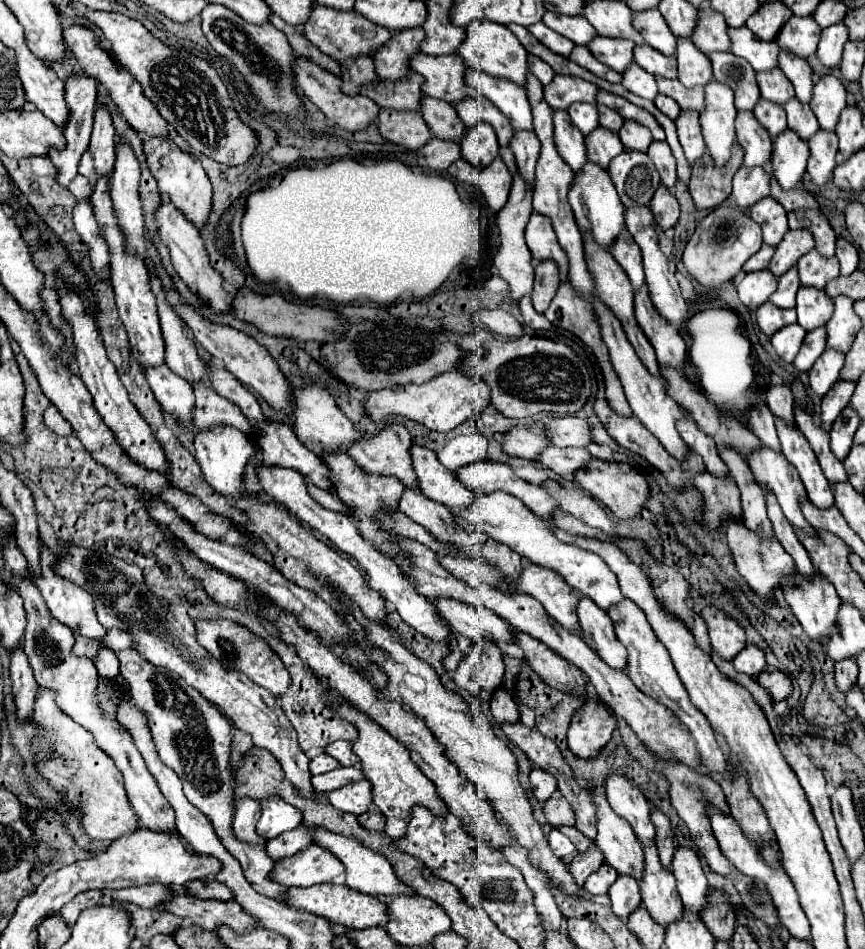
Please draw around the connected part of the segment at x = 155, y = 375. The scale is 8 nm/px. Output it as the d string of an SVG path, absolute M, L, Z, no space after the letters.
M166 363L154 365L152 369L144 369L144 373L160 407L166 413L170 413L178 425L190 427L194 393L188 381L184 381L182 377L176 377L176 373L172 373L172 369L166 367Z

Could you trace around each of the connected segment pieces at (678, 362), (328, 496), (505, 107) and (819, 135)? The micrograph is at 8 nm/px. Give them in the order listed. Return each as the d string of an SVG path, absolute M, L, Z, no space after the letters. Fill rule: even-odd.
M644 283L644 289L638 289L634 293L634 315L640 329L656 349L658 363L666 367L682 369L686 359L686 343L680 331L672 329L672 325L668 325L668 321L664 321L664 317L656 313L656 307L648 297L646 283Z
M304 477L304 483L308 487L308 493L312 493L312 497L316 497L316 501L320 501L320 505L324 505L326 509L336 509L338 513L348 513L348 505L344 505L336 493L324 493L324 489L316 489L308 481L308 477Z
M468 67L468 85L490 99L512 123L514 129L532 129L532 113L526 97L526 89L520 85L512 85L512 81L488 77L488 73L480 73L480 69Z
M824 129L816 131L816 137L812 137L810 145L810 157L808 157L808 173L816 185L824 185L830 181L832 171L838 161L838 141L836 133L828 133Z

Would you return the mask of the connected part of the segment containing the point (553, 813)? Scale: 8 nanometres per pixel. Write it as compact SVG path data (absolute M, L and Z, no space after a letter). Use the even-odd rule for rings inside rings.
M558 791L544 803L544 815L552 827L560 827L560 825L574 827L576 823L576 815L572 807L568 805L568 801L564 801L564 797Z

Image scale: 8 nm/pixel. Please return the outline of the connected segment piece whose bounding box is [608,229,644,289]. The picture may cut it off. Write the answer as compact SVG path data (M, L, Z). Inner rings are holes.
M624 229L624 233L620 233L620 237L616 237L616 245L612 245L612 249L608 249L608 251L624 267L634 289L642 287L642 283L644 283L642 253L640 253L640 247L636 245L636 241L632 239L632 235Z

